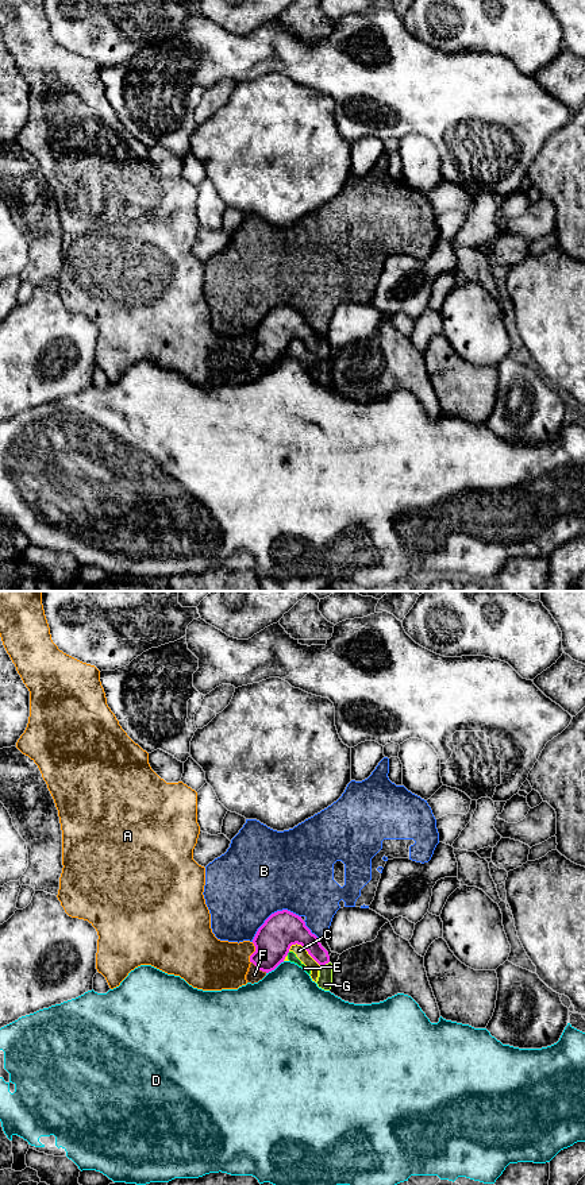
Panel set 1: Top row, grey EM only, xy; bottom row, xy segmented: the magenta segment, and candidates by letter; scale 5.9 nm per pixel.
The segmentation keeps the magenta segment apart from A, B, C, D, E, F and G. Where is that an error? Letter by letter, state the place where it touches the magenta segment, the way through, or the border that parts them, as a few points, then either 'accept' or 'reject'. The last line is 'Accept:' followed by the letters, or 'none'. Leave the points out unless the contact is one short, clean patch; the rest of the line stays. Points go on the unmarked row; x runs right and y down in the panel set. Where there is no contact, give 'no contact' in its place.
A: meets magenta in xy at (253, 348); reject
B: meets magenta in xy at (272, 309); reject
C: meets magenta in xy at (306, 344); reject
D: meets magenta in xy at (274, 363); reject
E: meets magenta in xy at (288, 347); reject
F: meets magenta in xy at (260, 365); border along xy (251, 356), (266, 367); reject
G: meets magenta in xy at (324, 359); border along xy (328, 356), (320, 361); reject
Accept: none

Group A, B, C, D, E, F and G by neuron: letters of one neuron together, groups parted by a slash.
A C E F G / B / D

